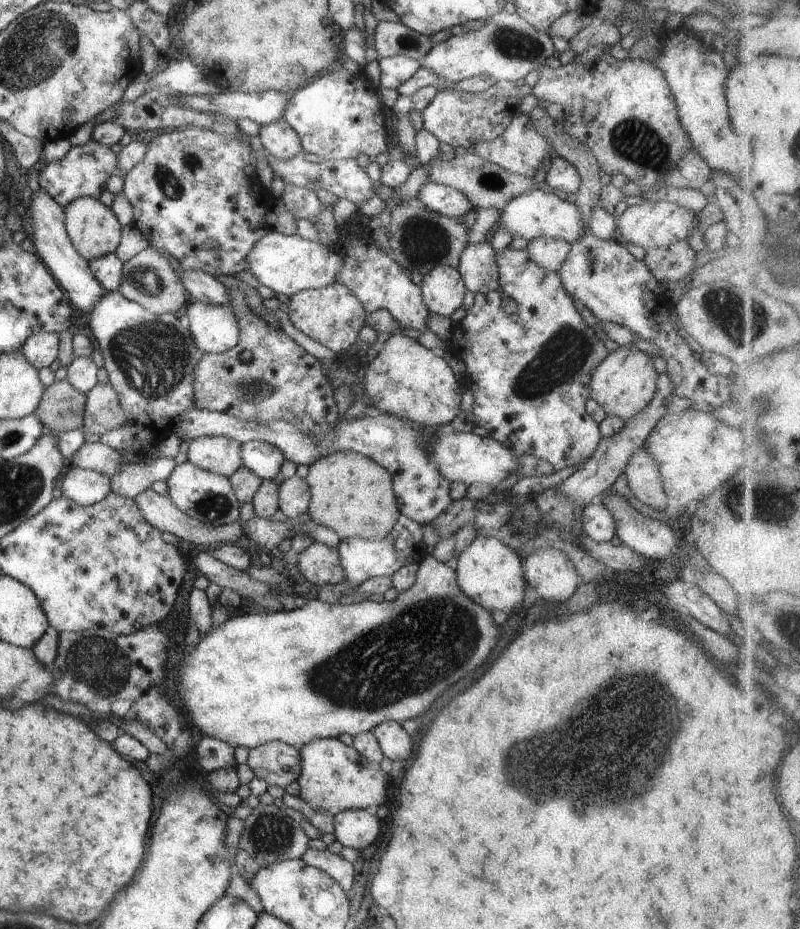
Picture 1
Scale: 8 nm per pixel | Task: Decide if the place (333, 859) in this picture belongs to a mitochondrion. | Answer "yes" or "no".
no

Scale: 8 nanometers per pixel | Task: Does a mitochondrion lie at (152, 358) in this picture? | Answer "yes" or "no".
yes

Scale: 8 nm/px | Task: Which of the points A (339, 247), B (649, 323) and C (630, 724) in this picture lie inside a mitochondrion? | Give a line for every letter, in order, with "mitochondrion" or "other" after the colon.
A: other
B: other
C: mitochondrion

